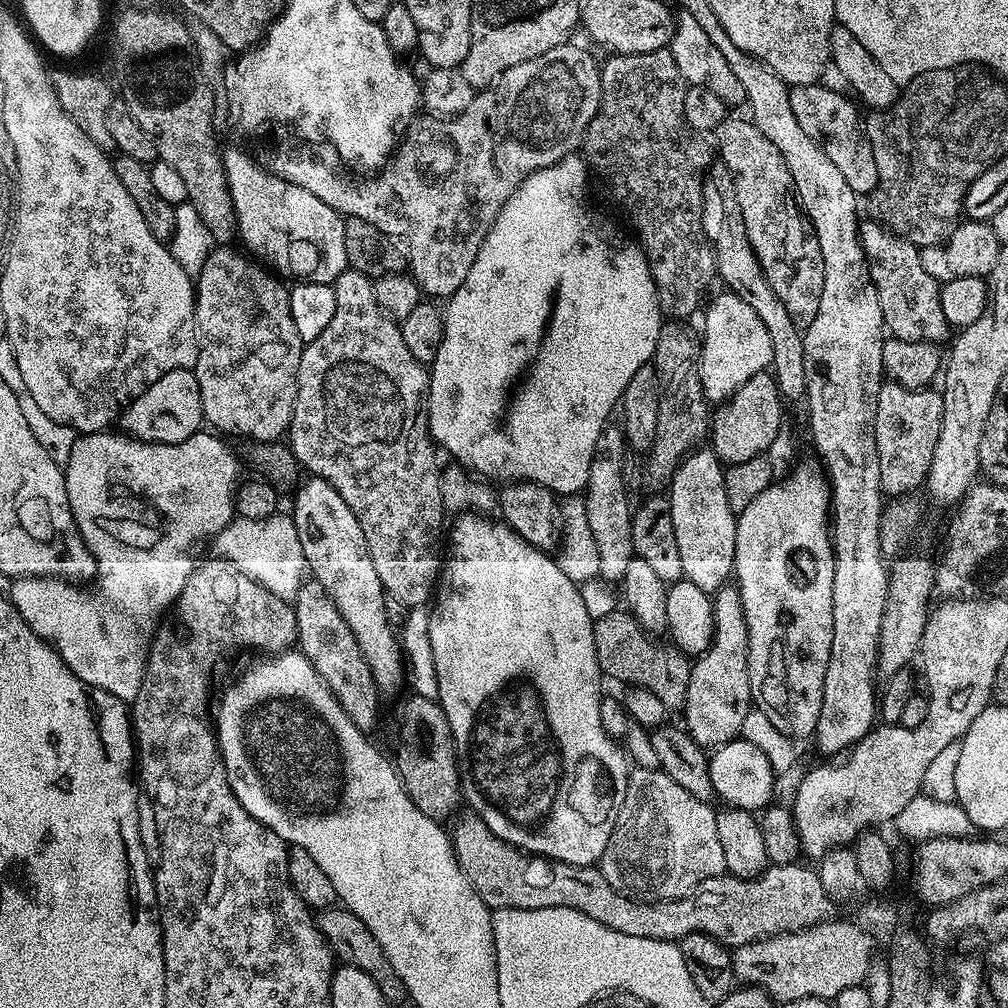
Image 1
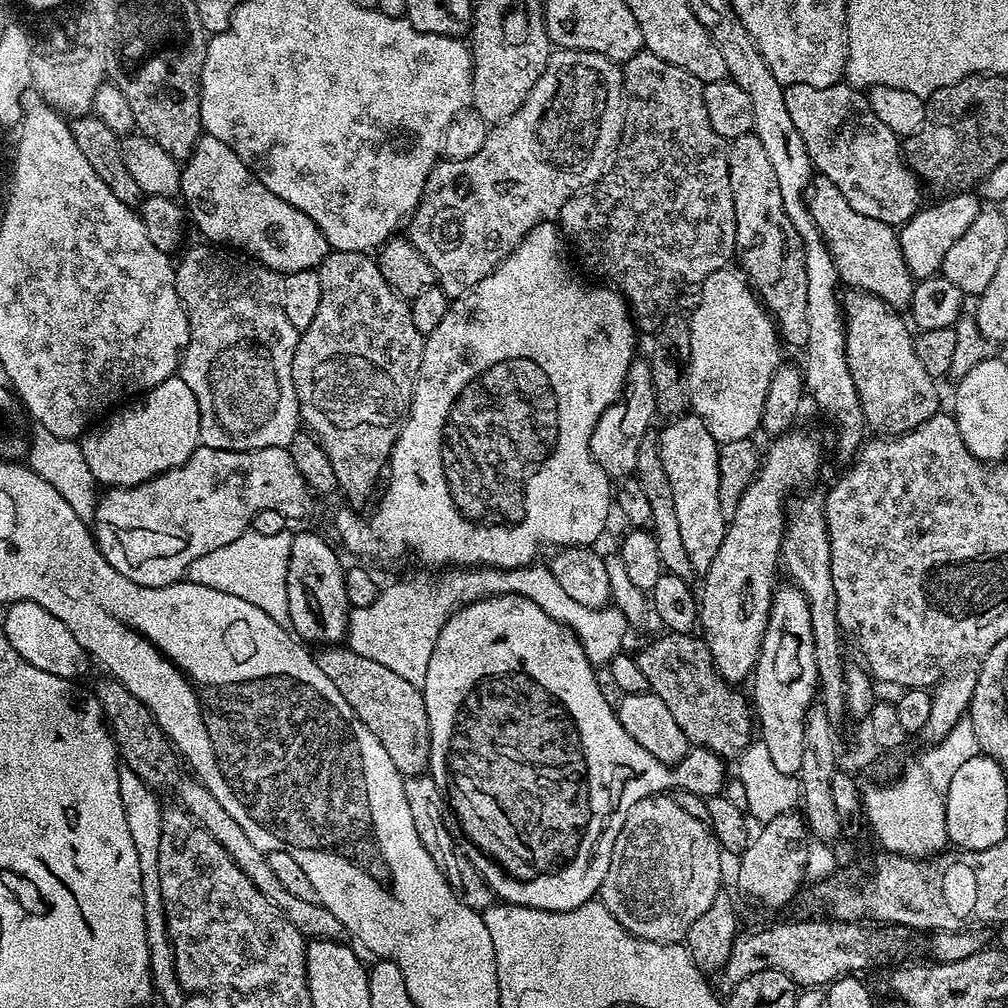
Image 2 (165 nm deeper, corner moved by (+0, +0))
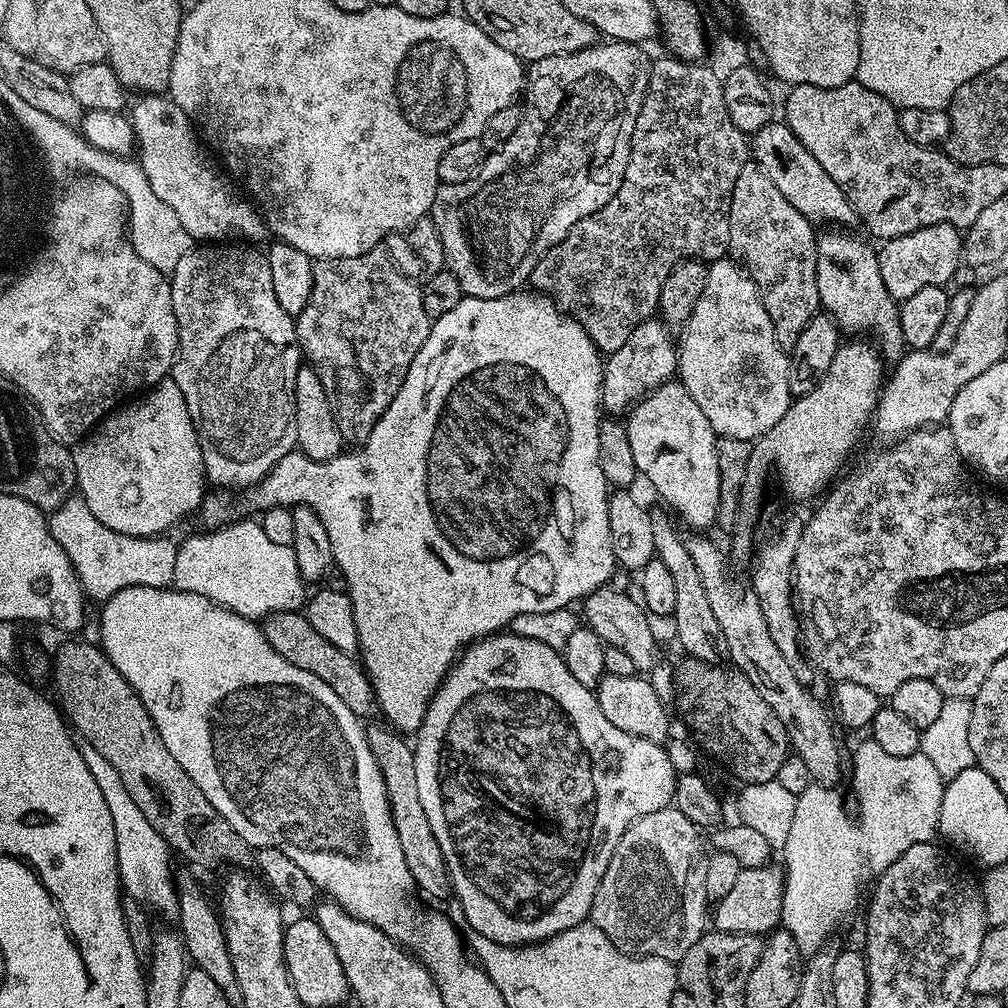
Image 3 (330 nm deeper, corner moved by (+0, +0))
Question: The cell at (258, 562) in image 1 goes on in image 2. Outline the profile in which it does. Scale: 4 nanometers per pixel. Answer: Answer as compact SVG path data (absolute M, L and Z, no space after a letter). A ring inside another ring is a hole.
M288 530L282 534L243 532L234 538L234 542L226 542L226 546L218 546L218 550L202 554L202 558L194 558L186 573L187 579L193 584L210 586L214 590L222 590L222 594L234 594L234 598L251 602L253 606L258 606L258 610L270 614L278 626L288 628L290 614L286 602L286 570L290 562L292 537L293 533Z

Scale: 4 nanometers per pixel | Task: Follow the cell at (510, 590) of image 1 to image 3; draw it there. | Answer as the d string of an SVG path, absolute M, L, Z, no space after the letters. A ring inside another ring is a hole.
M501 630L491 636L484 637L482 640L475 640L473 644L468 645L460 653L460 659L444 675L440 689L432 695L432 701L428 703L422 726L414 736L414 778L418 782L418 795L420 795L422 801L422 810L426 810L426 818L430 821L430 830L434 830L434 838L438 838L438 846L442 846L444 864L448 867L448 882L451 895L453 897L456 895L456 900L460 903L461 910L464 911L465 922L473 928L471 931L475 935L490 938L497 946L503 944L513 946L539 944L541 940L549 940L554 934L562 934L562 930L570 930L570 926L585 923L589 919L592 910L594 894L598 890L598 882L602 882L602 874L606 874L606 866L610 866L614 846L618 846L622 834L626 834L626 830L635 820L642 818L646 814L654 814L673 803L672 795L676 789L677 775L674 766L670 766L670 758L664 753L661 745L650 742L646 738L634 738L634 734L626 734L626 730L618 730L618 726L606 722L606 714L602 714L602 706L598 706L595 691L582 686L582 682L578 682L578 678L574 678L574 674L570 674L570 666L566 666L564 657L559 651L552 649L546 642L536 641L534 637L526 637L513 630Z

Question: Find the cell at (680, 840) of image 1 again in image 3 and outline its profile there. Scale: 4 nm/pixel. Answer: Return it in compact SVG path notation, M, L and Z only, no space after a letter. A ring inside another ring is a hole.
M669 806L635 820L626 830L626 834L622 834L618 846L614 846L610 866L606 866L606 874L602 874L602 882L598 882L598 890L594 894L590 920L598 926L598 930L602 930L602 934L606 934L606 938L610 938L610 942L614 942L618 950L622 950L627 956L653 956L679 962L686 954L686 950L690 950L690 946L694 946L694 942L698 942L698 938L704 936L710 924L710 901L706 894L706 851L704 852L700 836L702 836L701 829L692 824L690 818L686 818L686 814L682 814L674 806Z

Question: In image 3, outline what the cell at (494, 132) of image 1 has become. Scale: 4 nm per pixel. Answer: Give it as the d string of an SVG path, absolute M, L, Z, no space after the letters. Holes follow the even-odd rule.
M597 42L592 47L583 48L577 52L531 61L526 72L527 79L530 81L526 88L528 101L522 104L523 112L518 122L518 130L514 130L514 134L510 134L510 138L506 138L506 142L499 148L489 151L485 155L482 170L474 178L457 184L441 183L439 190L434 194L430 218L434 222L434 226L438 226L438 238L442 238L442 250L447 271L452 272L454 278L458 278L458 286L462 286L465 296L502 298L506 294L517 291L523 285L520 283L523 280L525 283L531 277L534 266L542 258L542 254L546 254L546 250L558 246L558 242L562 242L562 238L566 238L570 234L570 230L577 222L602 210L602 206L606 206L606 202L610 202L610 198L614 198L614 194L626 174L626 166L630 162L634 130L638 122L638 114L642 110L642 102L646 98L650 56L647 56L643 52L644 50L638 44Z

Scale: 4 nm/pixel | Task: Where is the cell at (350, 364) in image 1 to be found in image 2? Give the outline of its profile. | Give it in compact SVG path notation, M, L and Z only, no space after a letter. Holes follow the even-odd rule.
M329 251L324 261L321 262L318 271L322 282L322 303L318 306L318 314L314 314L314 322L310 322L307 330L300 333L300 341L296 343L294 350L292 373L294 374L294 386L300 403L300 418L303 427L315 436L322 446L322 450L326 450L326 458L330 458L330 466L334 466L337 489L341 493L344 491L344 496L350 503L364 504L368 499L370 499L369 501L373 499L374 493L385 475L392 447L400 433L400 425L404 423L404 417L408 414L408 407L412 405L414 386L417 378L420 377L426 338L420 333L418 326L414 326L414 318L410 318L409 301L402 299L392 289L390 282L386 282L386 278L382 278L382 270L376 265L375 259L369 253Z

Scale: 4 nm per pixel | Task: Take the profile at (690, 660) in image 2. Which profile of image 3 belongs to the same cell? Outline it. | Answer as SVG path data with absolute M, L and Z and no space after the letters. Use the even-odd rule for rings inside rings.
M691 658L685 661L684 672L680 670L675 673L674 705L680 711L685 726L696 735L695 743L699 751L703 755L705 752L706 755L713 756L718 763L725 764L741 780L741 785L775 780L778 770L782 768L782 762L786 762L790 754L788 731L786 726L782 726L778 714L770 710L766 698L762 698L762 694L754 690L754 682L750 682L750 678L746 678L746 674L742 674L735 666L723 668L723 663L720 662Z

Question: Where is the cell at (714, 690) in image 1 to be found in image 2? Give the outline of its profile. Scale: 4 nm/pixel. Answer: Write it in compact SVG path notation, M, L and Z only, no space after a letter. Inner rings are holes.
M789 430L783 436L775 437L771 441L772 445L763 453L762 463L760 469L756 472L756 476L750 482L747 490L742 494L741 501L738 504L738 510L735 511L732 520L727 521L724 537L722 538L722 546L718 550L718 554L714 558L714 562L710 566L710 570L702 573L702 580L704 585L698 588L698 628L702 633L702 639L707 644L714 666L718 670L718 674L723 678L726 683L733 686L740 686L740 683L747 681L751 677L760 651L762 650L762 638L766 634L766 626L768 625L768 615L770 614L770 606L772 605L772 594L776 580L776 568L778 572L778 565L781 563L780 547L782 546L782 538L784 537L784 526L786 523L786 503L784 499L787 498L788 492L792 492L799 486L803 480L812 480L820 472L820 440L816 436L811 436L808 432L796 432L797 430Z

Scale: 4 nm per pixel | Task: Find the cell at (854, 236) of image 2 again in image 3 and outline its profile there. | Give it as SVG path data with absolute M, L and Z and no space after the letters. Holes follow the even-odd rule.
M779 123L764 125L751 137L750 152L755 163L759 164L761 170L770 178L770 182L778 186L782 198L786 198L786 202L790 202L790 206L794 206L794 210L798 210L798 214L802 214L806 219L813 222L833 220L836 223L833 225L836 226L852 226L848 225L852 223L855 225L858 217L846 194L842 194L834 178L830 178L830 174L822 170L818 158L814 158L814 154L810 154L810 150L806 150L806 146L798 142L798 134L790 130L788 123Z

